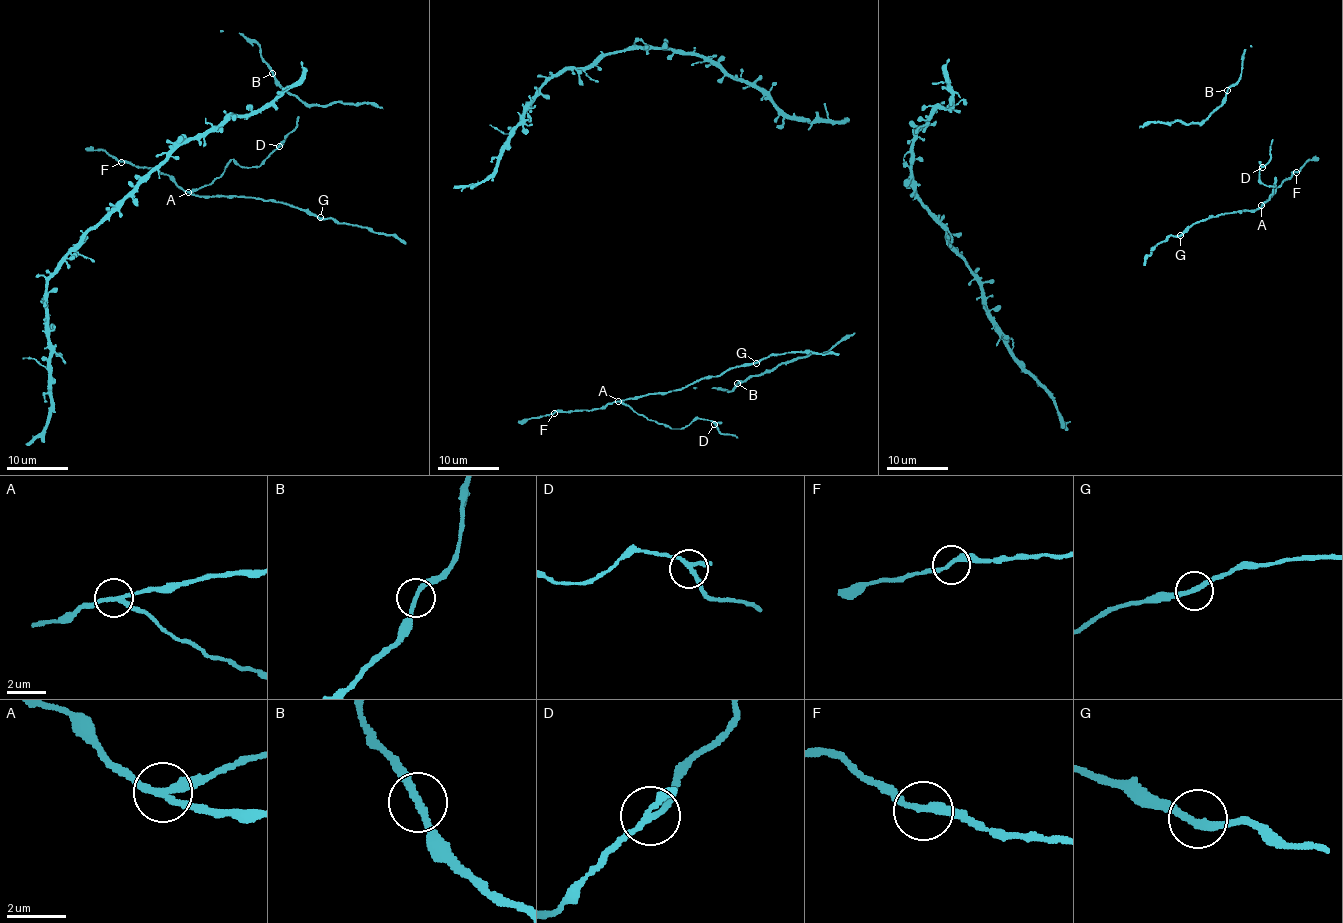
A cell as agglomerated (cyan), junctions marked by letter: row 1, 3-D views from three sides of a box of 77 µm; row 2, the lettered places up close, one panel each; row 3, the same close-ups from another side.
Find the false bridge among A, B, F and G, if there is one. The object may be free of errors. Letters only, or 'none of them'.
A

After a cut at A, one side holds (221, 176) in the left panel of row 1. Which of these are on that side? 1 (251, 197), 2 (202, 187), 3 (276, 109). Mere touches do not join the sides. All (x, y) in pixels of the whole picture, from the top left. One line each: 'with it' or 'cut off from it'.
1: cut off from it
2: with it
3: cut off from it

